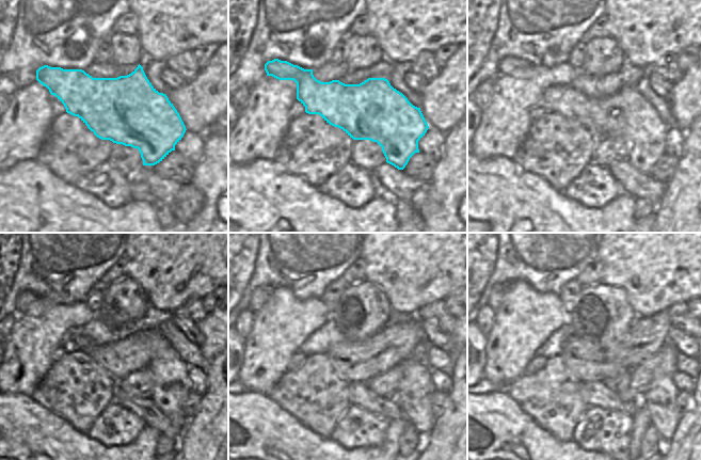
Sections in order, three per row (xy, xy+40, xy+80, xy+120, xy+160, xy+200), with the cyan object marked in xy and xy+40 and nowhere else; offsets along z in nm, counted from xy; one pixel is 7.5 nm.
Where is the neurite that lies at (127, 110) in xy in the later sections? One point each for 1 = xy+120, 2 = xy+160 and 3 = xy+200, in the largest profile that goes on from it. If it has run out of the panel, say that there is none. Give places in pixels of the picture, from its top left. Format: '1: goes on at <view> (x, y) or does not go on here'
1: goes on at xy+120 (171, 386)
2: goes on at xy+160 (413, 396)
3: goes on at xy+200 (659, 397)

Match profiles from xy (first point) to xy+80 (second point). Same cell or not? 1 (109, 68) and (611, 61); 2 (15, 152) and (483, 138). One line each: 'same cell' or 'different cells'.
1: different cells
2: same cell

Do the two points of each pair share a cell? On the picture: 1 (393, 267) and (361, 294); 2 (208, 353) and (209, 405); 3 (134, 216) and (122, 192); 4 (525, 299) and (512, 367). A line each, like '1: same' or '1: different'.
1: different
2: different
3: different
4: same

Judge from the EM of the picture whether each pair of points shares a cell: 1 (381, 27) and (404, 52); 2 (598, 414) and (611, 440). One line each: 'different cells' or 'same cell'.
1: same cell
2: same cell

